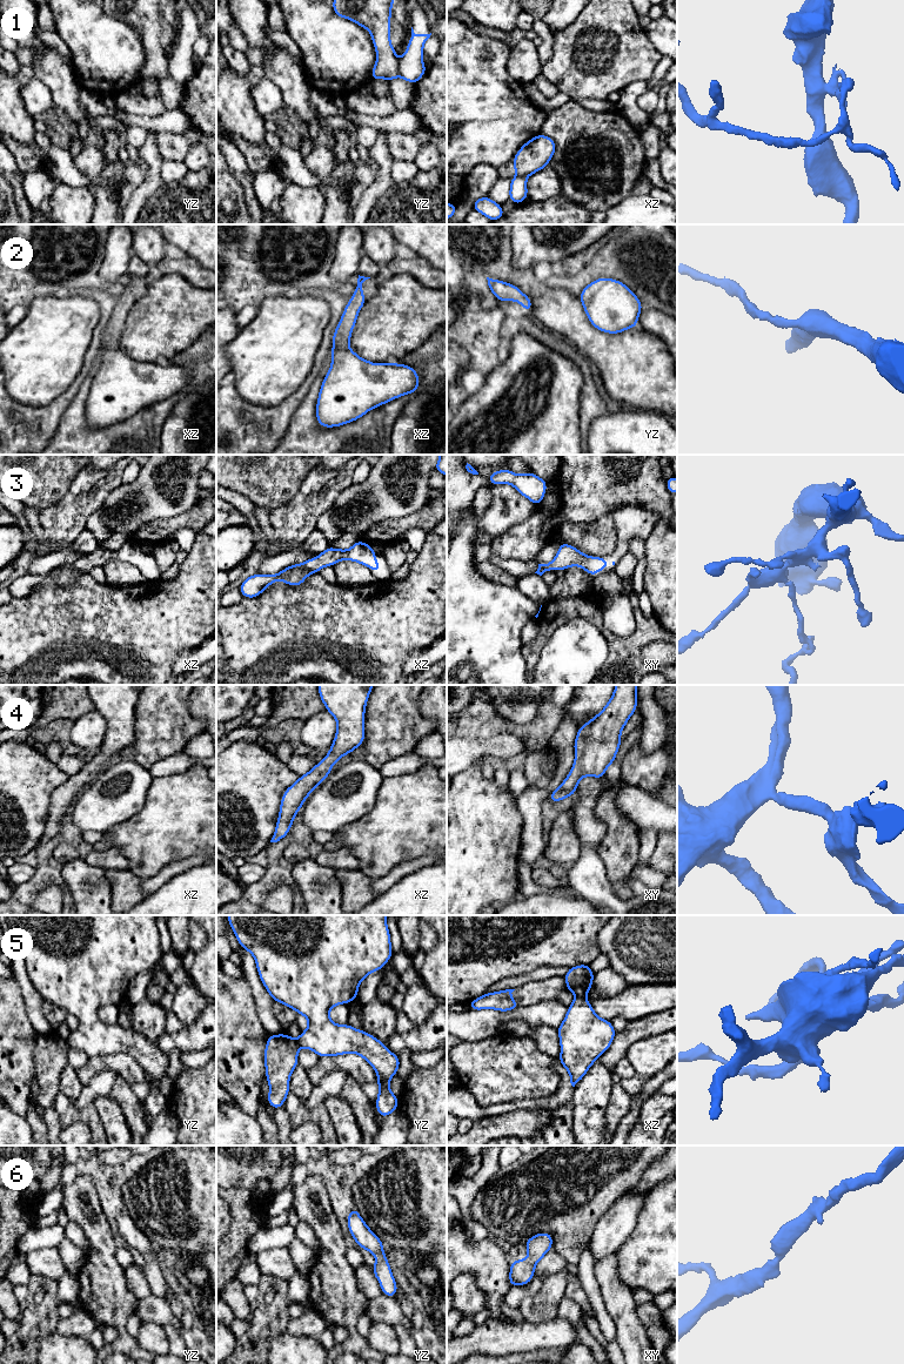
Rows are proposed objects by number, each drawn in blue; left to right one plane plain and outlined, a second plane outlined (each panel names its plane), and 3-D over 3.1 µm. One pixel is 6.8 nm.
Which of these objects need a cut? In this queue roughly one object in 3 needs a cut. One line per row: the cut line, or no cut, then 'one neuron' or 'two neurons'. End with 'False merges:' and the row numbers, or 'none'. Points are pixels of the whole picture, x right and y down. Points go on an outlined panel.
1: cut in yz along (399, 61), (397, 73); two neurons
2: no cut; one neuron
3: no cut; one neuron
4: no cut; one neuron
5: cut in xz along (576, 995), (584, 998); two neurons
6: no cut; one neuron
False merges: 1, 5

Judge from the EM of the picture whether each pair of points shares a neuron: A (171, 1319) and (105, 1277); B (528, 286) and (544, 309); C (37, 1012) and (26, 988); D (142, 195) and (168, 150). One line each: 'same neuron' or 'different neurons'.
A: different neurons
B: same neuron
C: same neuron
D: different neurons

